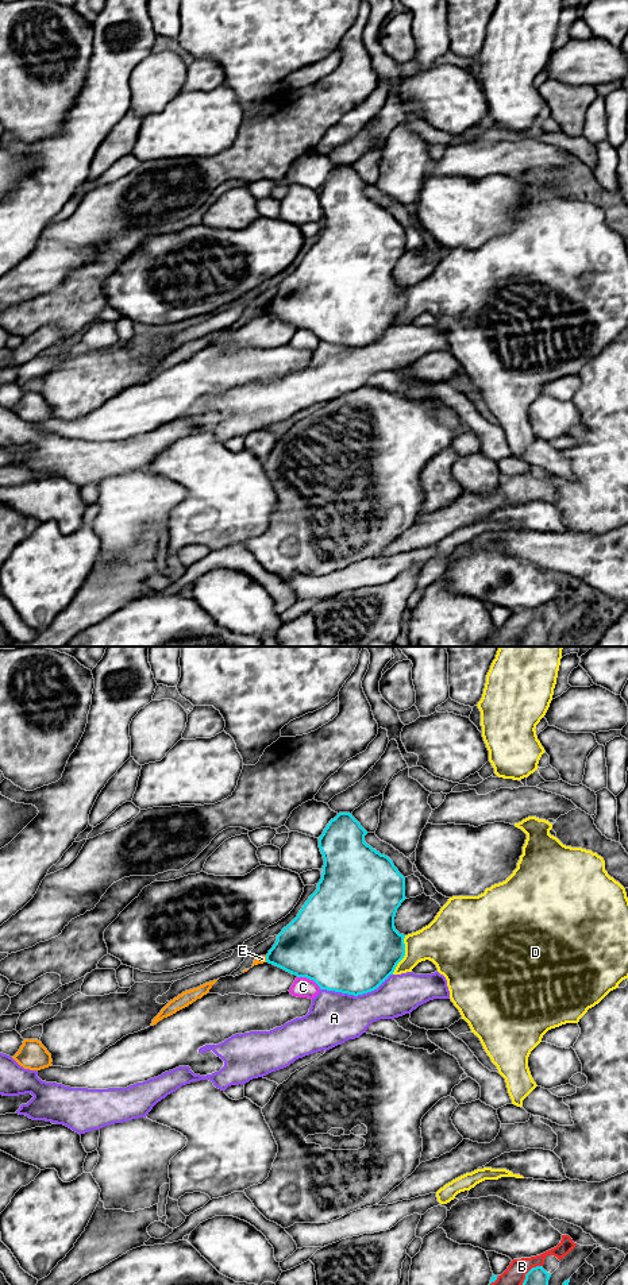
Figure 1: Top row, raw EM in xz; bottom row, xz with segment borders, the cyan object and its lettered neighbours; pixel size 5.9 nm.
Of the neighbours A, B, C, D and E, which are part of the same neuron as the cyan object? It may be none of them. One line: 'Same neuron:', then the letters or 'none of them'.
Same neuron: none of them

